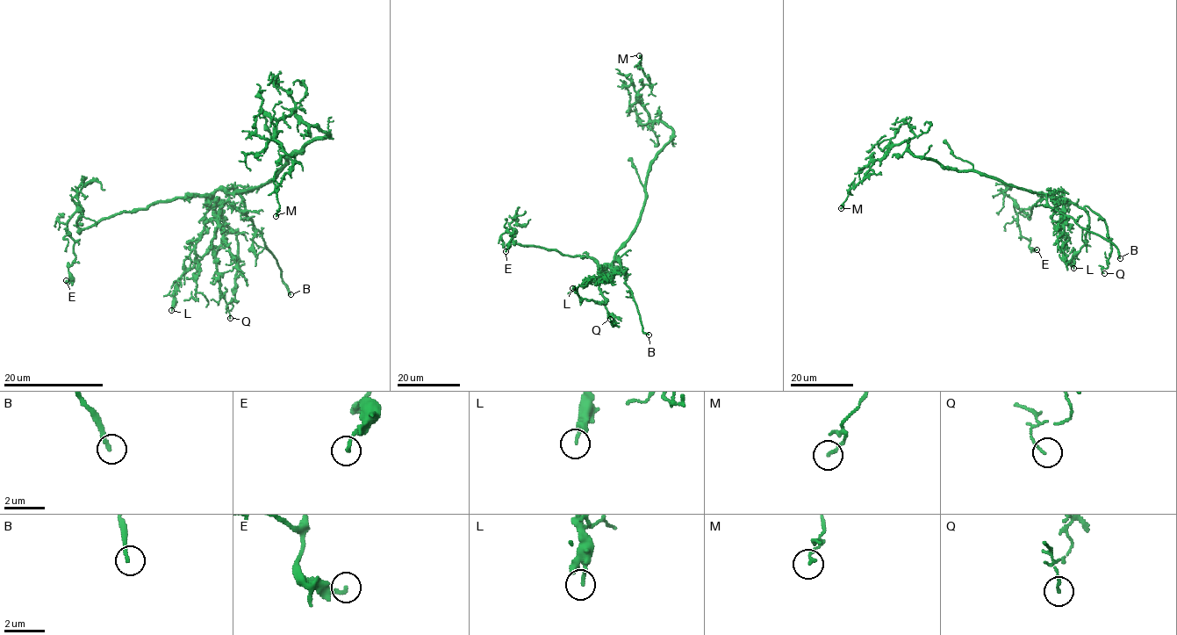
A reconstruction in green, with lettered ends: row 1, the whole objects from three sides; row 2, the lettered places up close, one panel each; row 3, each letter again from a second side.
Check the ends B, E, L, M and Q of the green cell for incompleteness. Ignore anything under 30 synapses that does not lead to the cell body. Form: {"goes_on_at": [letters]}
{"goes_on_at": ["B"]}

